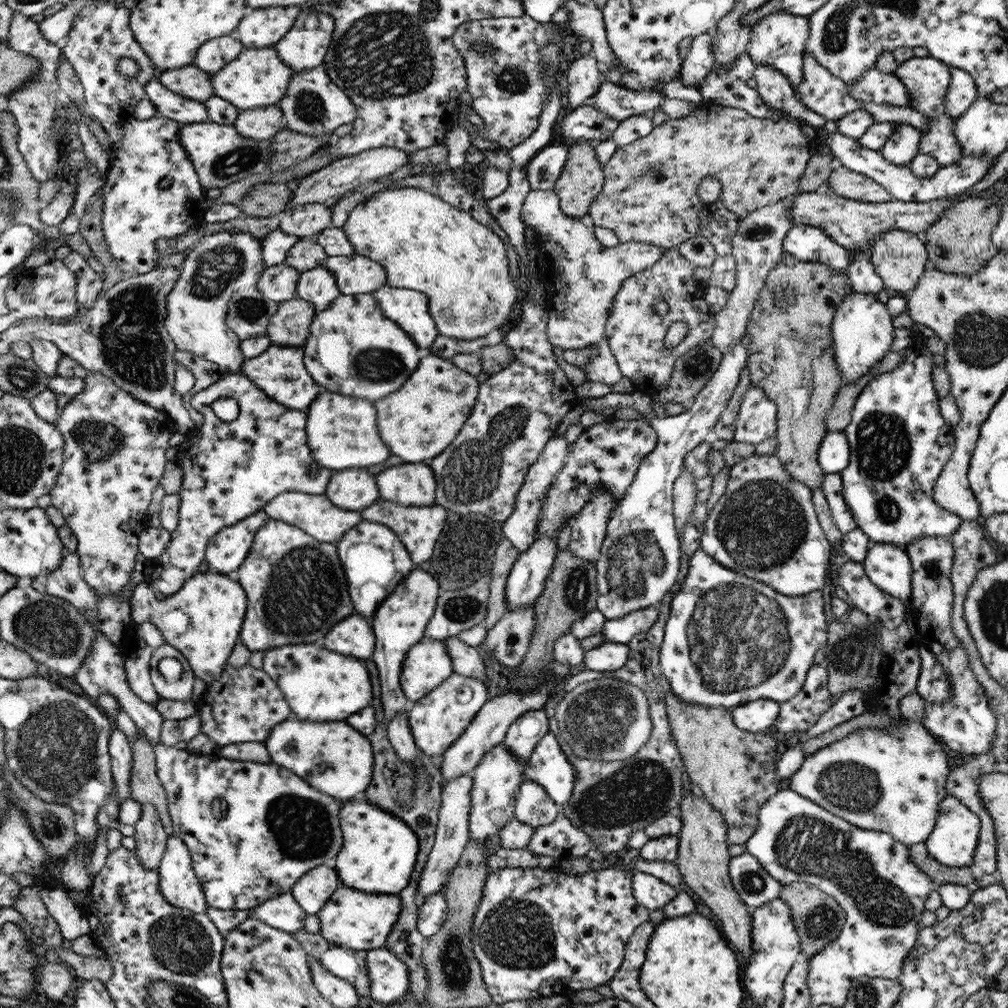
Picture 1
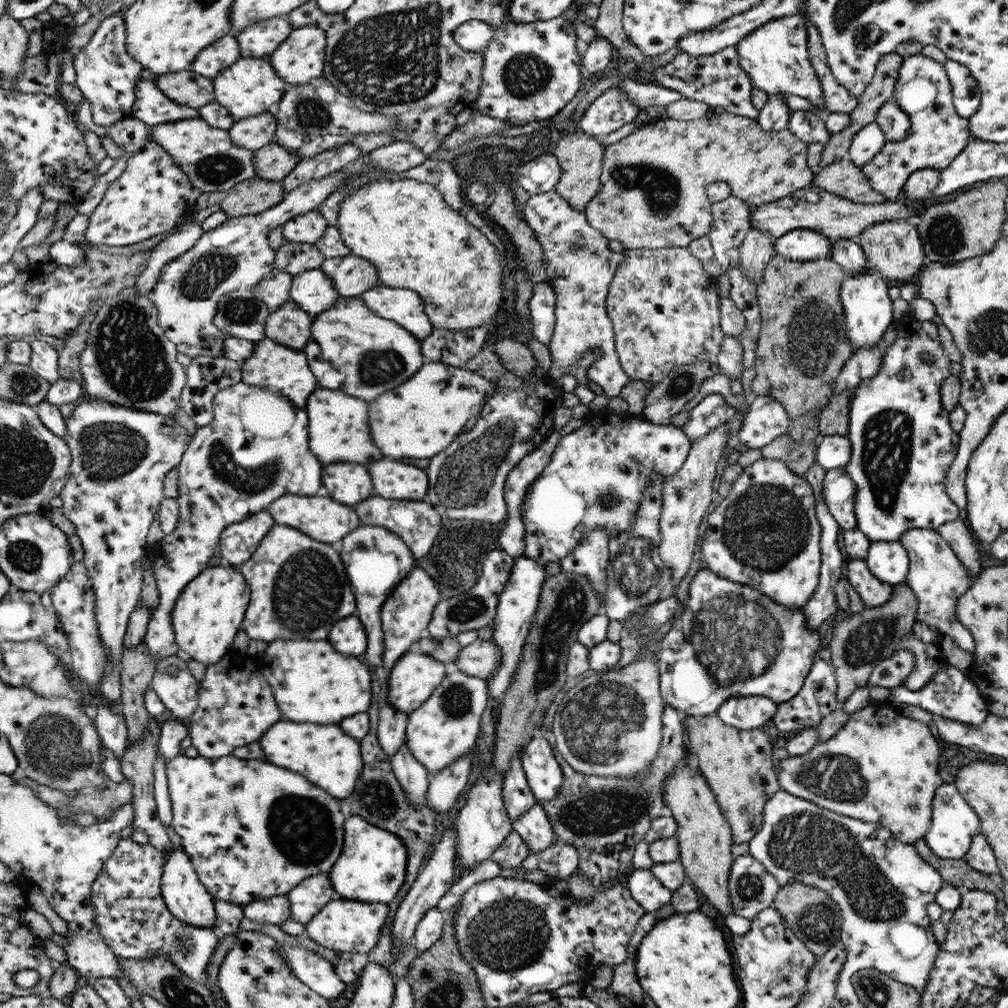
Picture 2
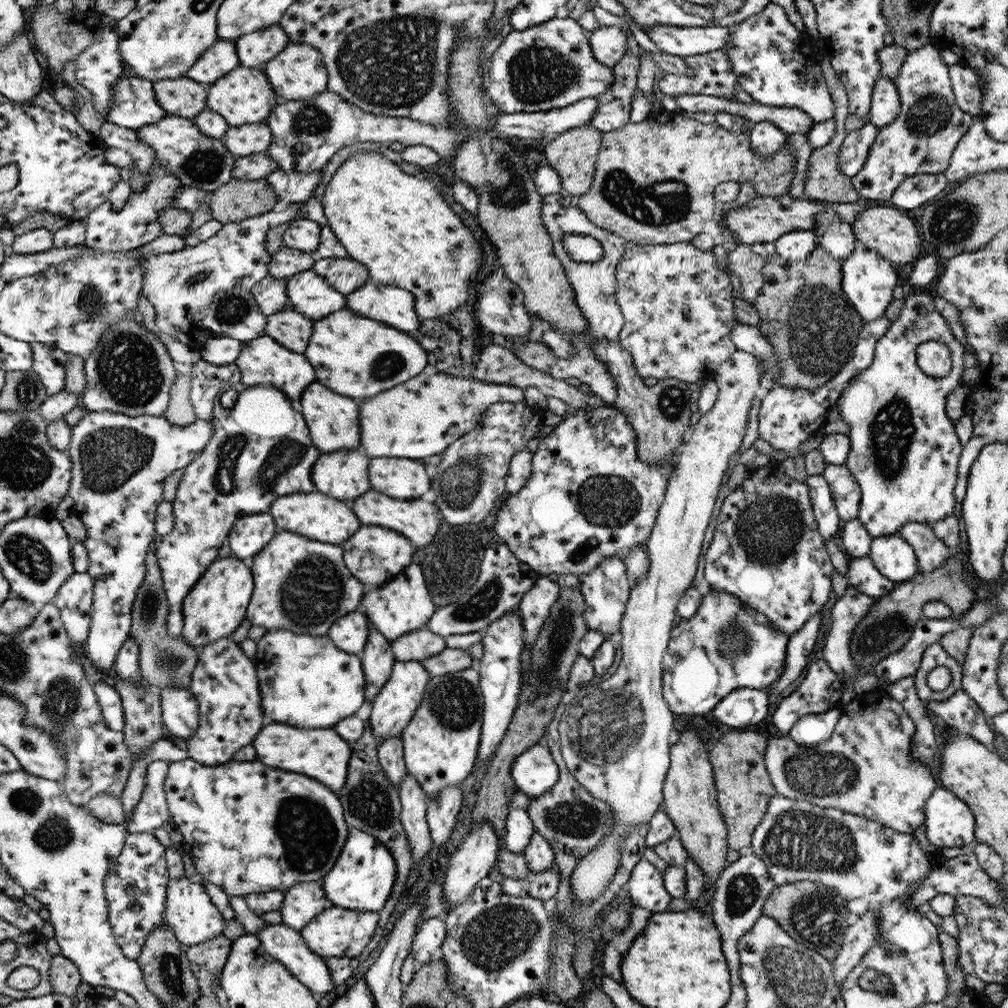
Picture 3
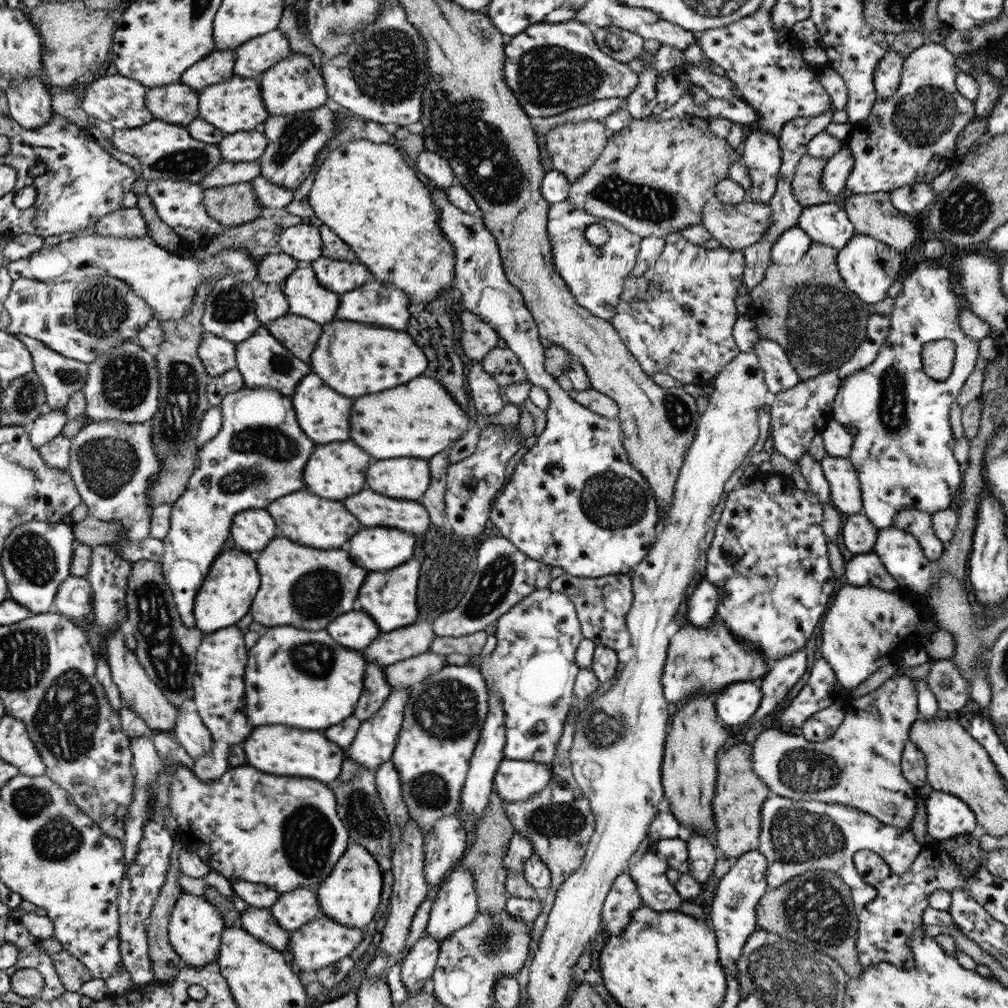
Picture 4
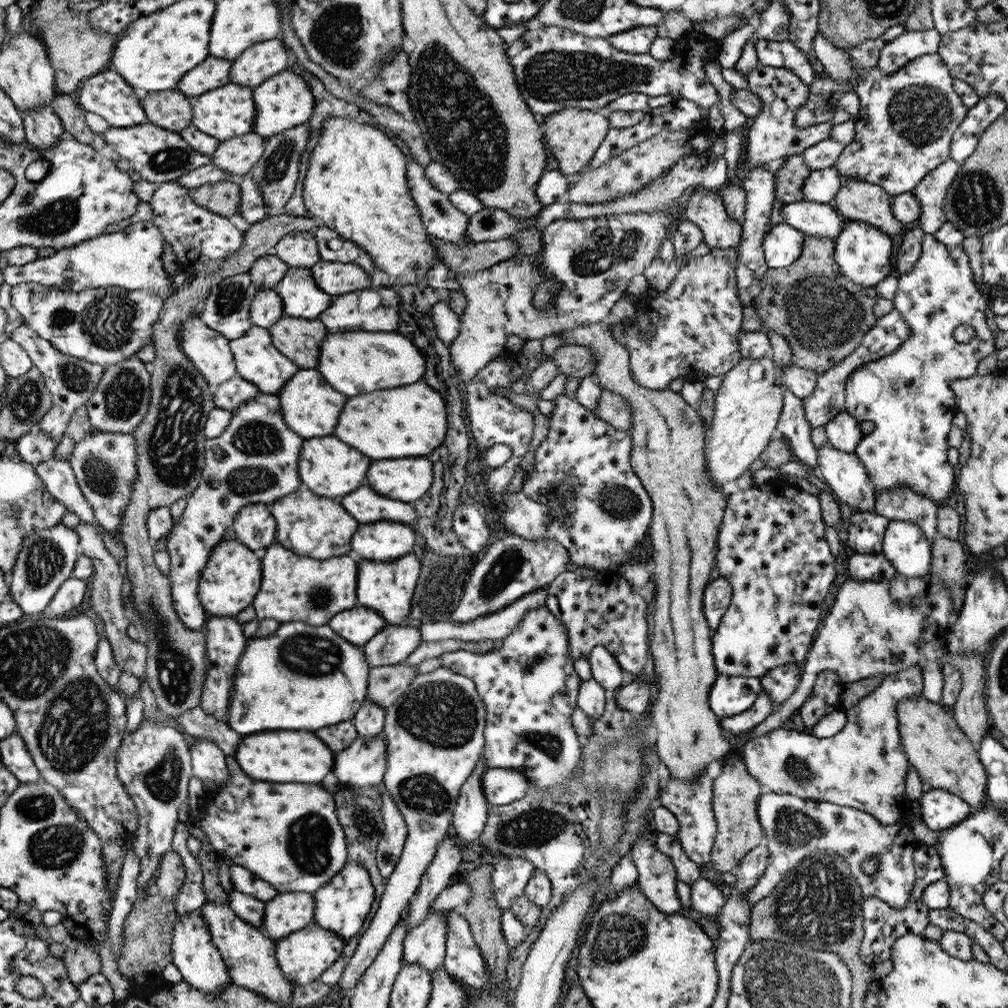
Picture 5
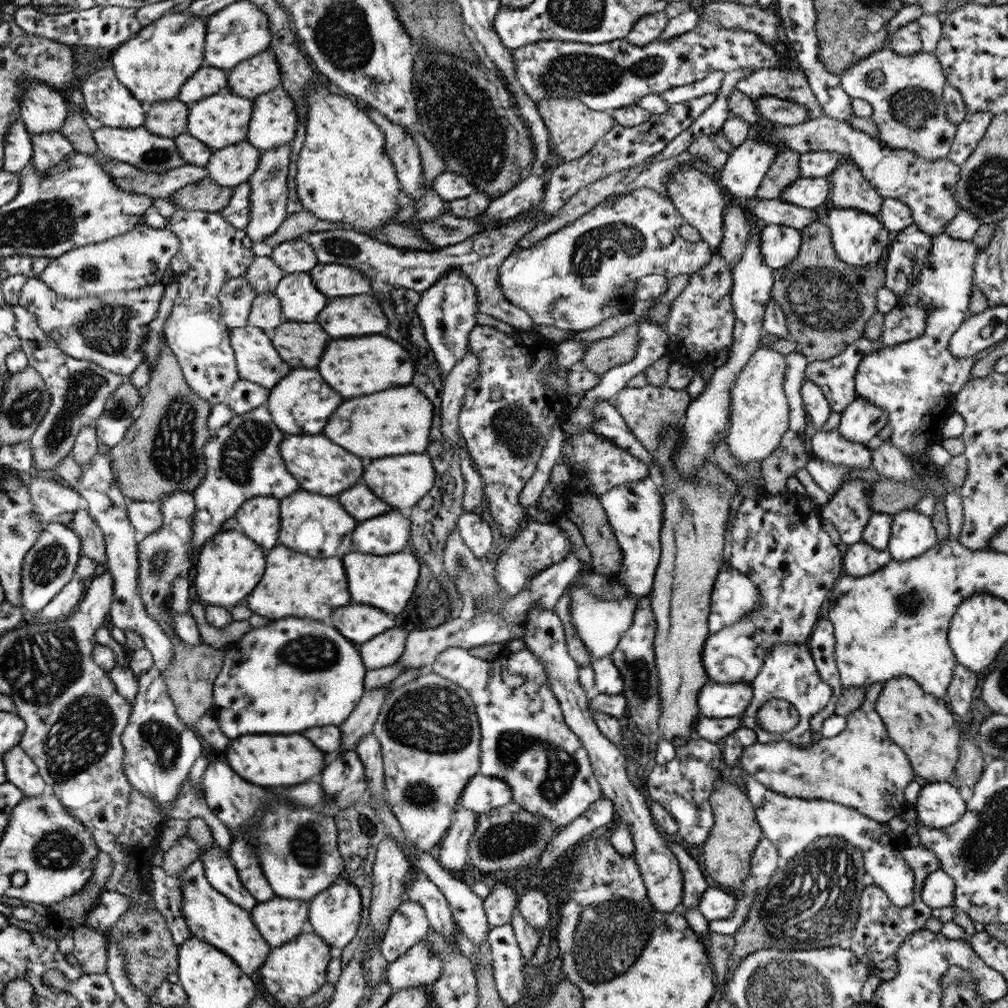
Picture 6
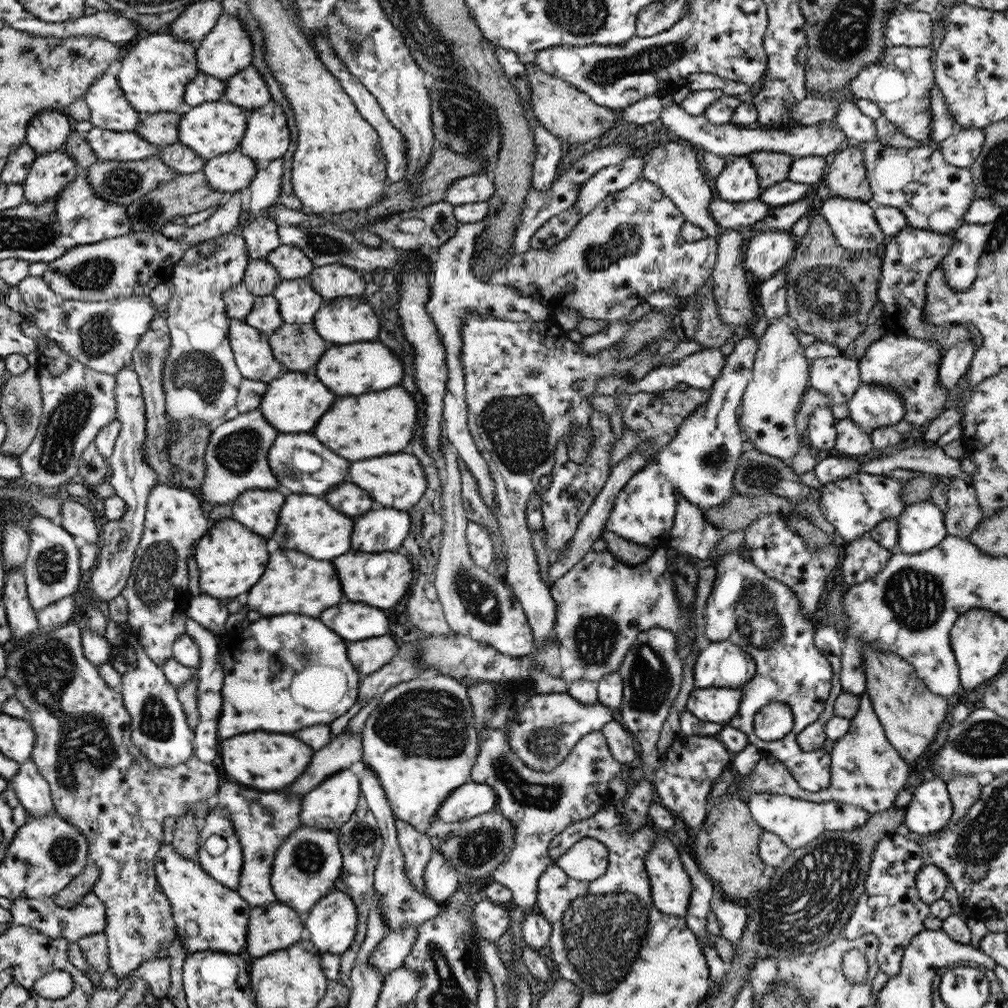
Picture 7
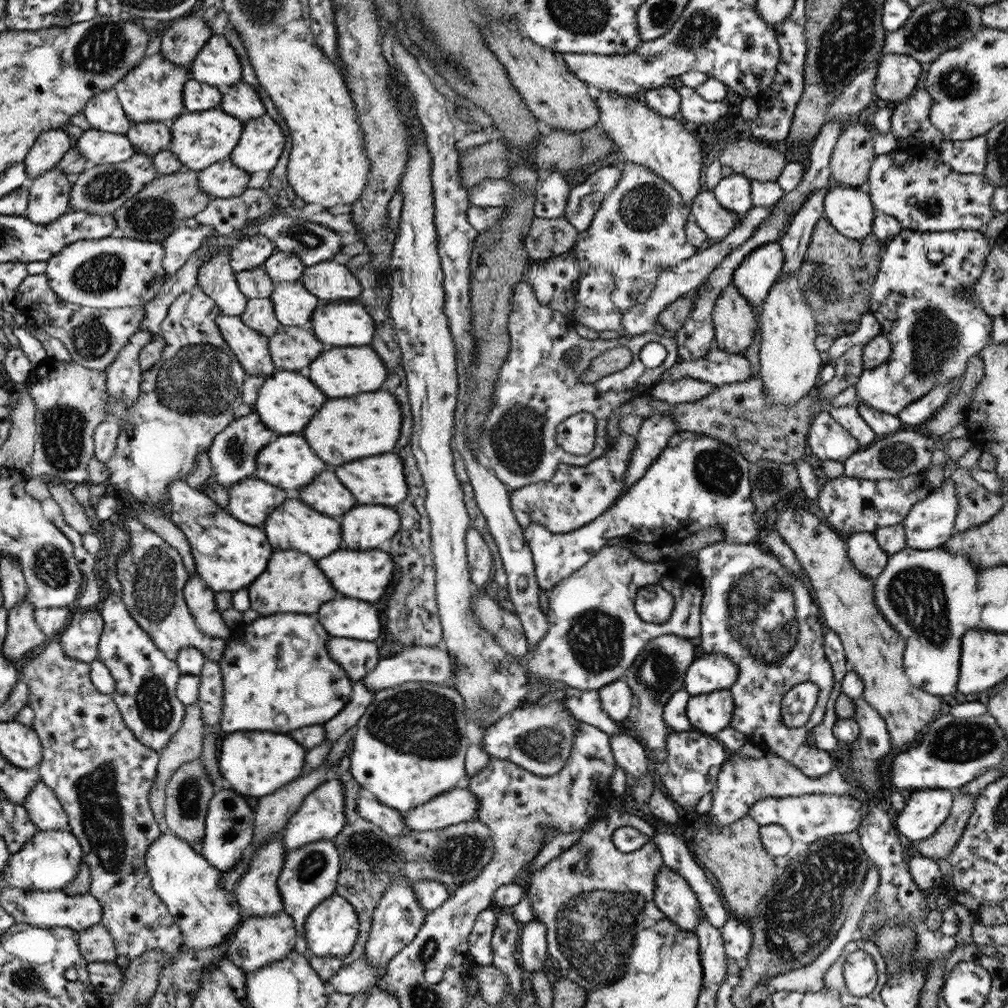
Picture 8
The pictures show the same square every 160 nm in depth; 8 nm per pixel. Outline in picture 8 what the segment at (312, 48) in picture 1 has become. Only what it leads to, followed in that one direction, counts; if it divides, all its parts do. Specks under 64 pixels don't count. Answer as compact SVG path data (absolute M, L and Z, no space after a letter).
M264 114L260 118L248 120L230 159L250 175L269 172L278 164L288 143L289 138L282 133L276 120Z

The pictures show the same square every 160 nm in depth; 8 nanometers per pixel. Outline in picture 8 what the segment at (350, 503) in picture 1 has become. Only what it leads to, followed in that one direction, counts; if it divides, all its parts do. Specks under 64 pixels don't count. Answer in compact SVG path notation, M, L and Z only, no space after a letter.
M294 434L279 435L280 438L276 438L276 442L270 442L270 446L266 445L266 450L262 450L262 454L257 454L258 474L255 474L254 478L261 478L264 482L282 487L282 490L295 493L300 486L306 486L314 476L318 476L326 468L326 464L310 450L306 440Z

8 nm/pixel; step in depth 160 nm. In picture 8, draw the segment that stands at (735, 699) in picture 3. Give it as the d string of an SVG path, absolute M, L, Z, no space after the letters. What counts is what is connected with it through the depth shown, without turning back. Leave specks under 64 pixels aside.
M730 690L691 696L686 707L689 723L693 730L714 736L732 725L735 704Z

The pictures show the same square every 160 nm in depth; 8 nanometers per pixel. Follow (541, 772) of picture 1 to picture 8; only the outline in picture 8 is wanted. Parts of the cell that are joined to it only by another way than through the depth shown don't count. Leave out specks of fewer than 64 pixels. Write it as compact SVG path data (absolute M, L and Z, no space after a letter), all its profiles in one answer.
M461 785L439 794L417 809L403 813L402 821L411 832L427 832L468 822L474 819L478 808L480 804L477 798L465 785Z

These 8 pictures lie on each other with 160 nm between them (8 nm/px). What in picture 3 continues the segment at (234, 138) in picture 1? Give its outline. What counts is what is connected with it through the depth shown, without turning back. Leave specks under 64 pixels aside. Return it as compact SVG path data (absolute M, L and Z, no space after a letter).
M166 116L154 125L138 129L137 137L155 153L155 160L162 168L173 174L184 186L212 192L233 178L233 166L237 156L225 146L220 138L210 138L198 131L193 119L183 116Z

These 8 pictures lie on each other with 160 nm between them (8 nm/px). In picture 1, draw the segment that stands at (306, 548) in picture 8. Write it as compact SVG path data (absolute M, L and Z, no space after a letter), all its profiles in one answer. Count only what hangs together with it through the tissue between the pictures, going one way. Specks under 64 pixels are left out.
M303 492L282 493L274 497L264 508L270 519L279 520L300 528L306 534L318 538L318 542L337 543L354 528L362 518L358 511L344 510L334 506L334 502L325 494L313 495Z

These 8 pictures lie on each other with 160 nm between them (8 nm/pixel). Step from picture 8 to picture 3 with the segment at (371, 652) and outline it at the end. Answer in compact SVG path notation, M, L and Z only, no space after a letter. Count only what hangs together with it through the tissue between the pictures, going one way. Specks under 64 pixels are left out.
M413 630L392 642L394 658L398 662L421 661L441 653L446 648L445 638L431 630Z

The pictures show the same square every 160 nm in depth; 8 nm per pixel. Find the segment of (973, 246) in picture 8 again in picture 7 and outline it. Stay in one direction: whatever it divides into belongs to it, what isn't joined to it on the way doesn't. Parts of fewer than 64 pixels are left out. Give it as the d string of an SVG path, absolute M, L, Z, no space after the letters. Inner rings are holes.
M908 225L886 244L881 264L877 300L884 304L885 311L881 318L889 336L910 337L920 341L934 341L940 345L942 356L948 353L958 341L972 339L968 328L960 323L944 326L925 321L924 305L926 304L926 285L929 276L941 266L941 262L953 248L955 238L952 234L922 230ZM861 383L848 402L849 416L868 433L882 425L897 425L905 416L902 398L886 385Z

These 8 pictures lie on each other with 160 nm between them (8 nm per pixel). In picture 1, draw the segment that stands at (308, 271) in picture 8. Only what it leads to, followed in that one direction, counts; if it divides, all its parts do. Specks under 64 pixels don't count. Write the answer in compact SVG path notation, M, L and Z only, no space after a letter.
M366 255L328 257L326 268L332 271L342 295L371 294L387 284L385 267Z

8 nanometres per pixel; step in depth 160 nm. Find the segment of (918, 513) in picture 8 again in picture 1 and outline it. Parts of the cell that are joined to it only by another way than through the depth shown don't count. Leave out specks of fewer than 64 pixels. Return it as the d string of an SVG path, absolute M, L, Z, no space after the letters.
M873 542L862 564L866 576L880 590L899 598L910 611L912 565L904 548Z

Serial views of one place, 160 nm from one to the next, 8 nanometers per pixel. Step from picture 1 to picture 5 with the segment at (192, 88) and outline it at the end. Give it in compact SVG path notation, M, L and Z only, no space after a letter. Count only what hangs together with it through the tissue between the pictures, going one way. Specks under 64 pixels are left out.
M181 90L148 93L141 102L149 122L162 129L180 133L192 122L193 110L190 97Z

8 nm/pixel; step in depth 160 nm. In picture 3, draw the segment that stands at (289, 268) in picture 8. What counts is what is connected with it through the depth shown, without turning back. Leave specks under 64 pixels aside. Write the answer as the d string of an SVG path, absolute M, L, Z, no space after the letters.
M313 219L292 220L283 234L283 242L288 248L314 253L321 246L321 227Z

